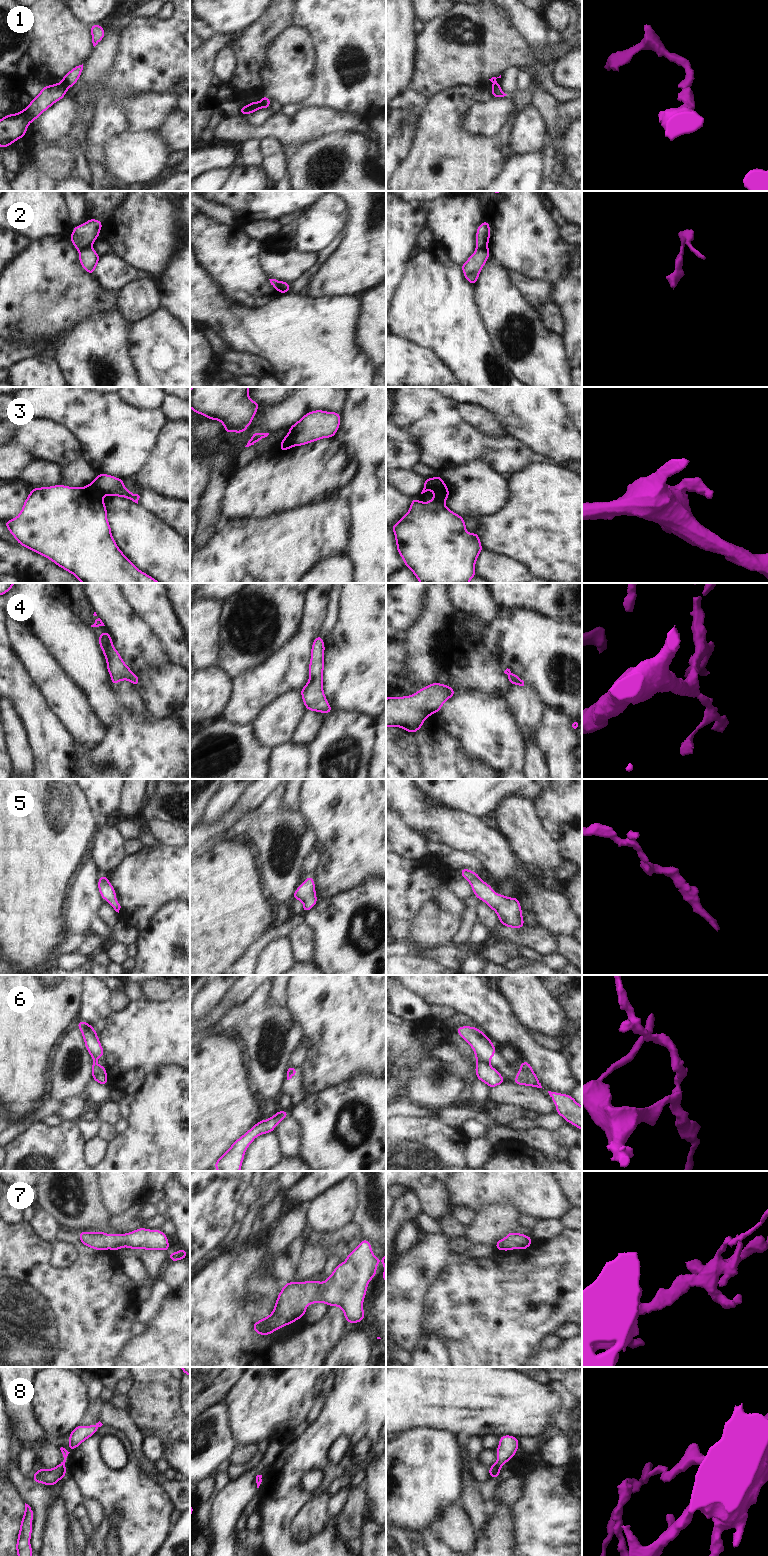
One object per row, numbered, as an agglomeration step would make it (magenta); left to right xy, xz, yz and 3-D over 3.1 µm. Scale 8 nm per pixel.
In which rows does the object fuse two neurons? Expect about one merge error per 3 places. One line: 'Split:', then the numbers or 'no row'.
Split: 1, 2, 3, 6

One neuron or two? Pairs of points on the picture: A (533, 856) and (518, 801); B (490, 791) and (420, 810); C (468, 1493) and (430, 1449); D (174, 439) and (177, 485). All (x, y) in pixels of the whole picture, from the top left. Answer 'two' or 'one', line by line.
A: one
B: two
C: two
D: one

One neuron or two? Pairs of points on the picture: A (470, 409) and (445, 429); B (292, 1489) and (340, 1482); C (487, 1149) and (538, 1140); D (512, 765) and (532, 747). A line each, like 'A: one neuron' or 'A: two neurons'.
A: two neurons
B: two neurons
C: two neurons
D: two neurons

